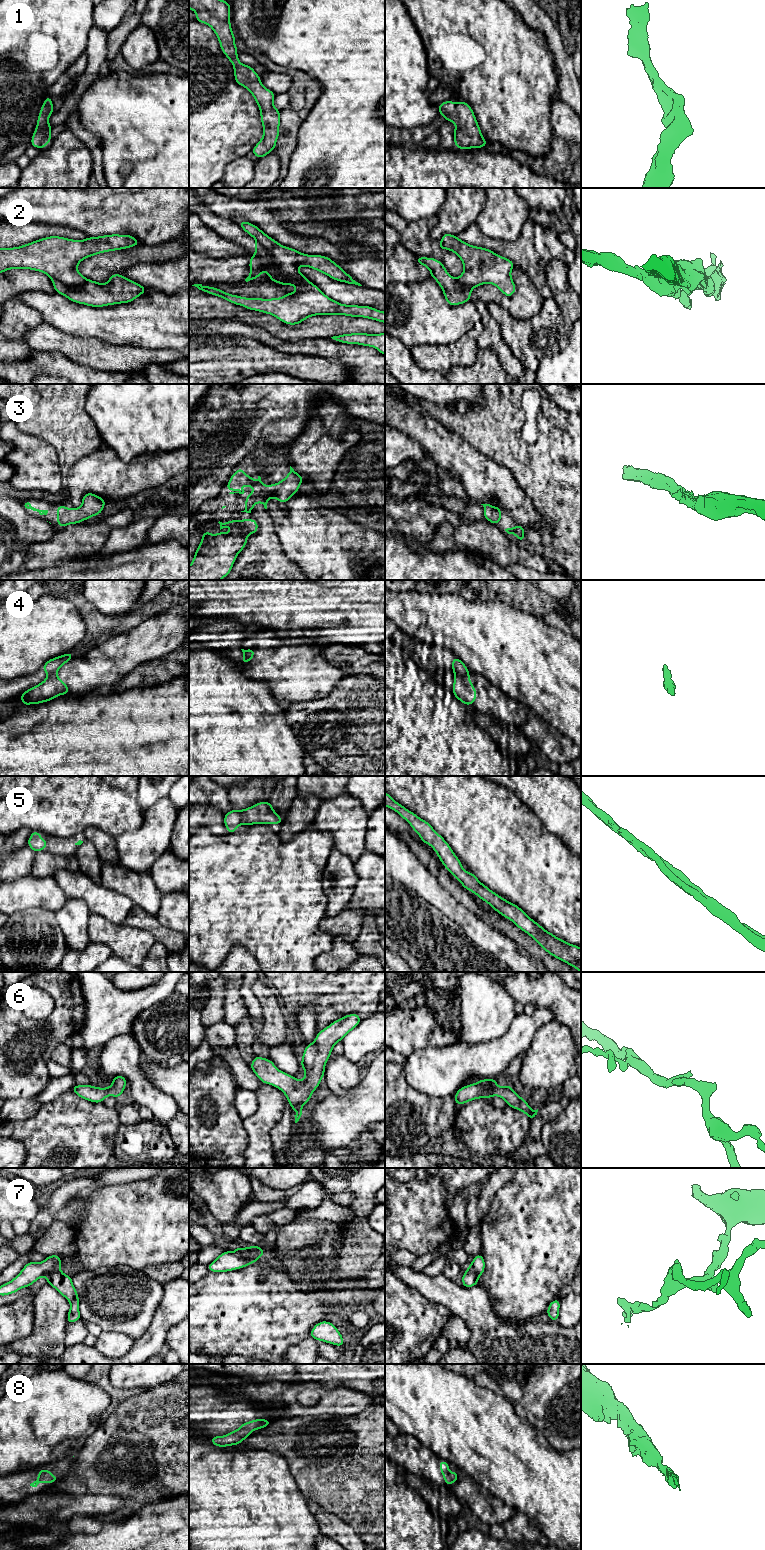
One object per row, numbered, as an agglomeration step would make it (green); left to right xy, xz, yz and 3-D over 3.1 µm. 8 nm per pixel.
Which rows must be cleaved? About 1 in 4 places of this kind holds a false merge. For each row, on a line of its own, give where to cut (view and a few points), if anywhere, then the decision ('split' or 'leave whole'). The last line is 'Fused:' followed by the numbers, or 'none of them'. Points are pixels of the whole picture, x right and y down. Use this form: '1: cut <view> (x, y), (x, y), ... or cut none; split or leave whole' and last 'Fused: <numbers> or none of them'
1: cut none; leave whole
2: cut xz (257, 241), (284, 274), (295, 280), (306, 280); split
3: cut none; leave whole
4: cut yz (455, 673), (468, 677); split
5: cut none; leave whole
6: cut none; leave whole
7: cut xz (235, 1251), (251, 1262); split
8: cut none; leave whole
Fused: 2, 4, 7

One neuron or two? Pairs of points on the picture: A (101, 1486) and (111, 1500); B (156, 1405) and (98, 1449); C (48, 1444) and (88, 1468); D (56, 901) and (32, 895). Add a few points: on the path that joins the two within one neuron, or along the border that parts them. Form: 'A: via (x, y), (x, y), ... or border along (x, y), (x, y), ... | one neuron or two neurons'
A: border along (83, 1494), (114, 1494), (125, 1498) | two neurons
B: via (154, 1423), (126, 1449), (116, 1449) | one neuron
C: border along (88, 1437), (85, 1443), (73, 1455) | two neurons
D: via (50, 896), (38, 895) | one neuron

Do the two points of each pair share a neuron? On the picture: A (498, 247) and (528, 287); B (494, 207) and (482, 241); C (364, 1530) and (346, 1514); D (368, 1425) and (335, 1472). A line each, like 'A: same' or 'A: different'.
A: different
B: different
C: same
D: same

